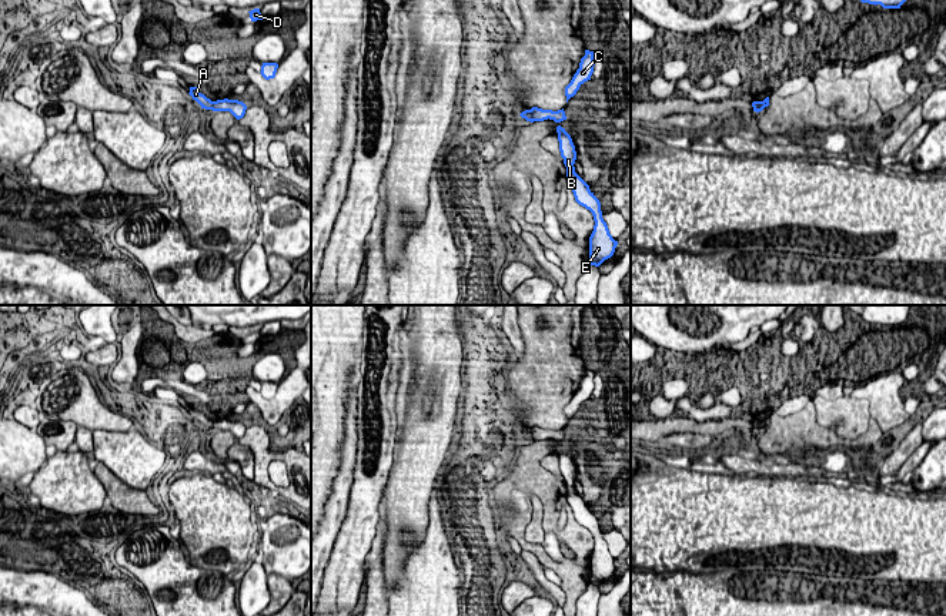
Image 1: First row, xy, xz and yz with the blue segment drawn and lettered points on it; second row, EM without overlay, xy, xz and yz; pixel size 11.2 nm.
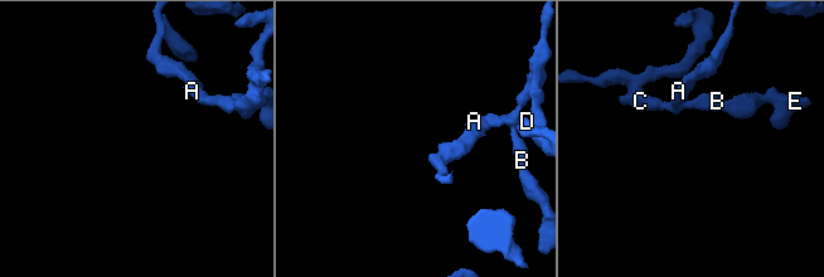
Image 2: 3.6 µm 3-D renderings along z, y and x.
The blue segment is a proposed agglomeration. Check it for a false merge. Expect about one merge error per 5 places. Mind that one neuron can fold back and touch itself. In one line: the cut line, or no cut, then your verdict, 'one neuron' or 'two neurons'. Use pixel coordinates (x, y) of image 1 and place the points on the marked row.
cut xy (211, 101), (213, 109); two neurons

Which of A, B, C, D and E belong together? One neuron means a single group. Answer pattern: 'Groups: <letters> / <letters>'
Groups: A / B C D E

